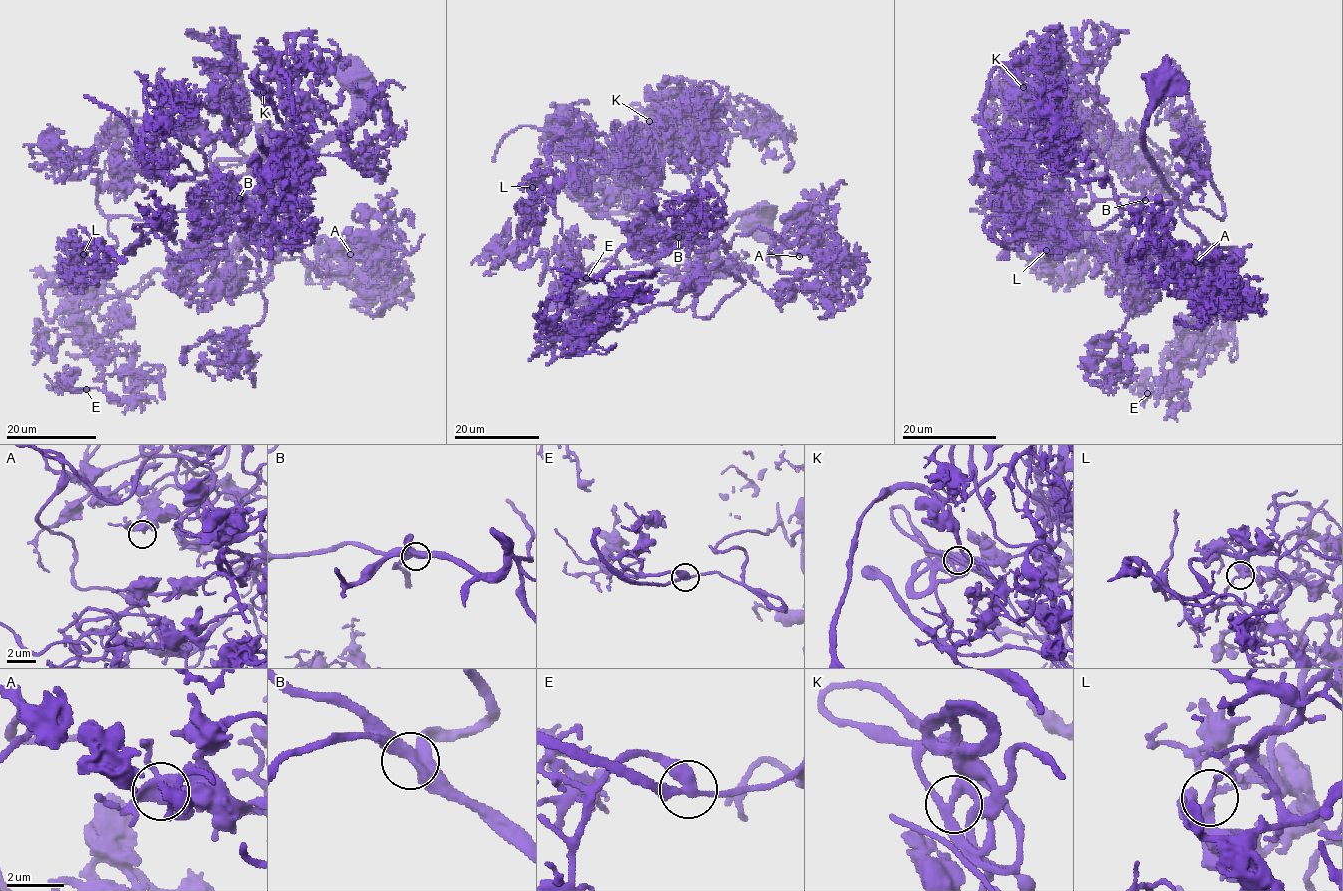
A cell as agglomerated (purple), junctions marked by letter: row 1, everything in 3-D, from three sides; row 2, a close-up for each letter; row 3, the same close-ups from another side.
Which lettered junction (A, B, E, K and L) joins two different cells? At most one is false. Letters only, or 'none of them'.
none of them

